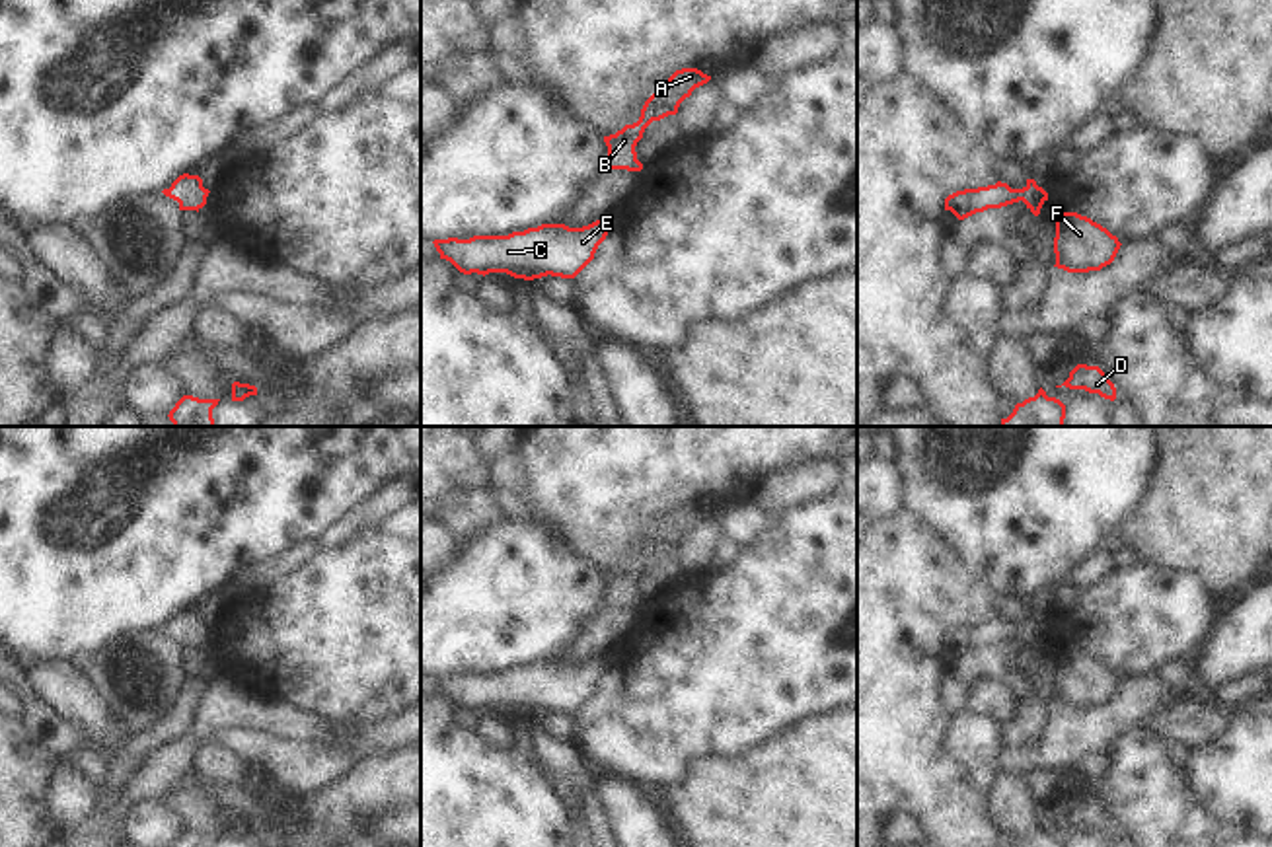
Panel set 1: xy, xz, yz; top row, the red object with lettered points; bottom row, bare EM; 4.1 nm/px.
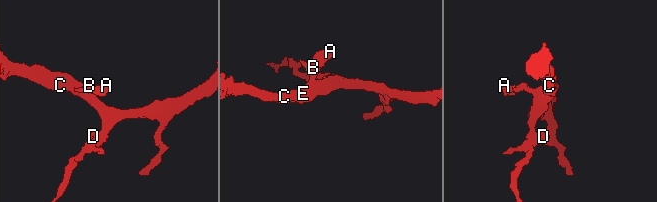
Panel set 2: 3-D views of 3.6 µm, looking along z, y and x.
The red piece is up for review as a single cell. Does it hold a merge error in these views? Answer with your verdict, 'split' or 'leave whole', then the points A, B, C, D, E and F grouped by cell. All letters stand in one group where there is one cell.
leave whole; A B C D E F

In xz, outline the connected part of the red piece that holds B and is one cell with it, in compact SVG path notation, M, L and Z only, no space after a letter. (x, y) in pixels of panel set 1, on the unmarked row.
M697 504L676 506L643 541L641 553L633 561L625 561L616 571L604 572L608 582L608 604L641 608L643 600L637 596L635 582L643 574L645 565L653 557L660 557L668 551L676 551L680 539L692 532L692 528L707 520L711 512Z

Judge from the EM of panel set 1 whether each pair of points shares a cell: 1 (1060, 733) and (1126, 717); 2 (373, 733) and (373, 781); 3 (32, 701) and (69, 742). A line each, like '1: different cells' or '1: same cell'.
1: same cell
2: different cells
3: same cell

